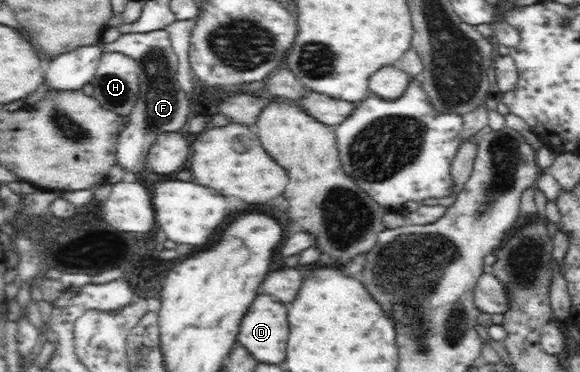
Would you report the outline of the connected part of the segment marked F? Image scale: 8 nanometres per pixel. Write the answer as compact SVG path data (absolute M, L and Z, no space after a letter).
M166 30L122 33L118 39L103 44L103 53L119 52L131 57L139 66L139 91L131 113L125 117L125 129L117 138L117 163L127 171L141 171L146 155L159 132L184 131L189 124L189 100L177 80L178 57Z

